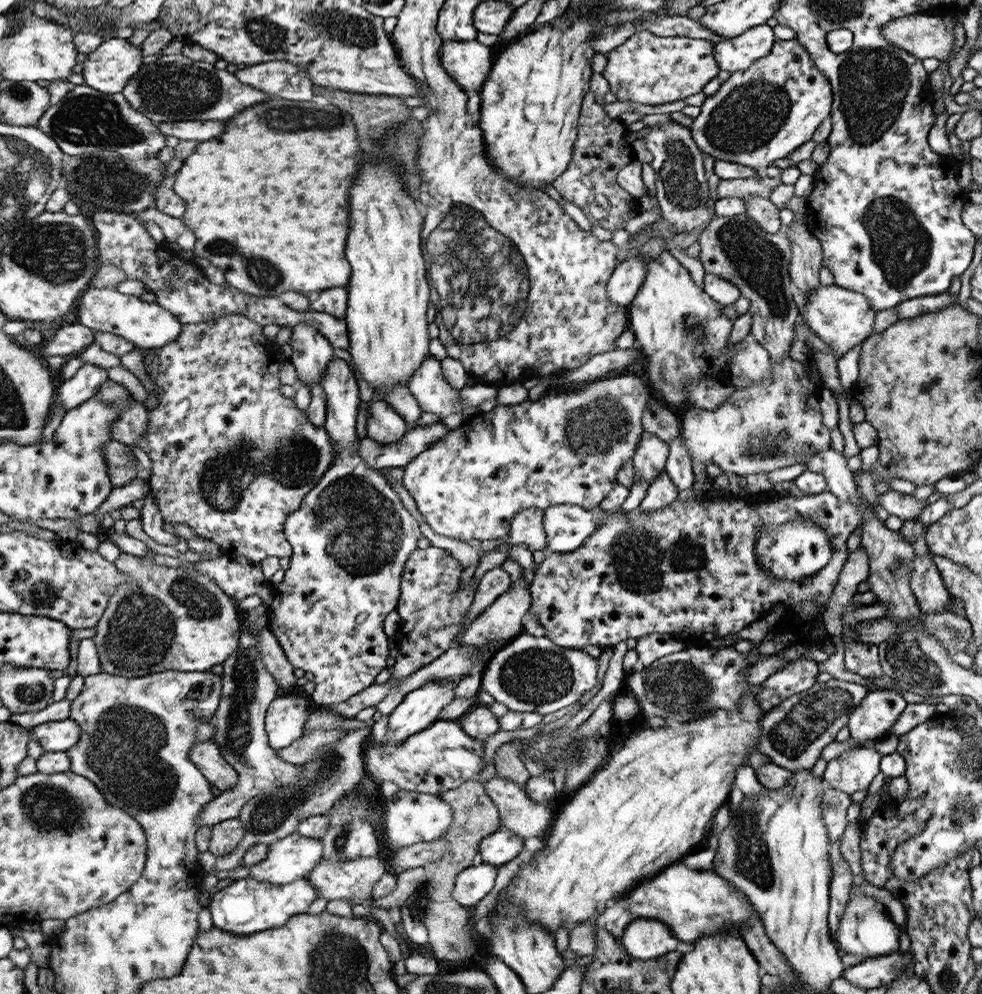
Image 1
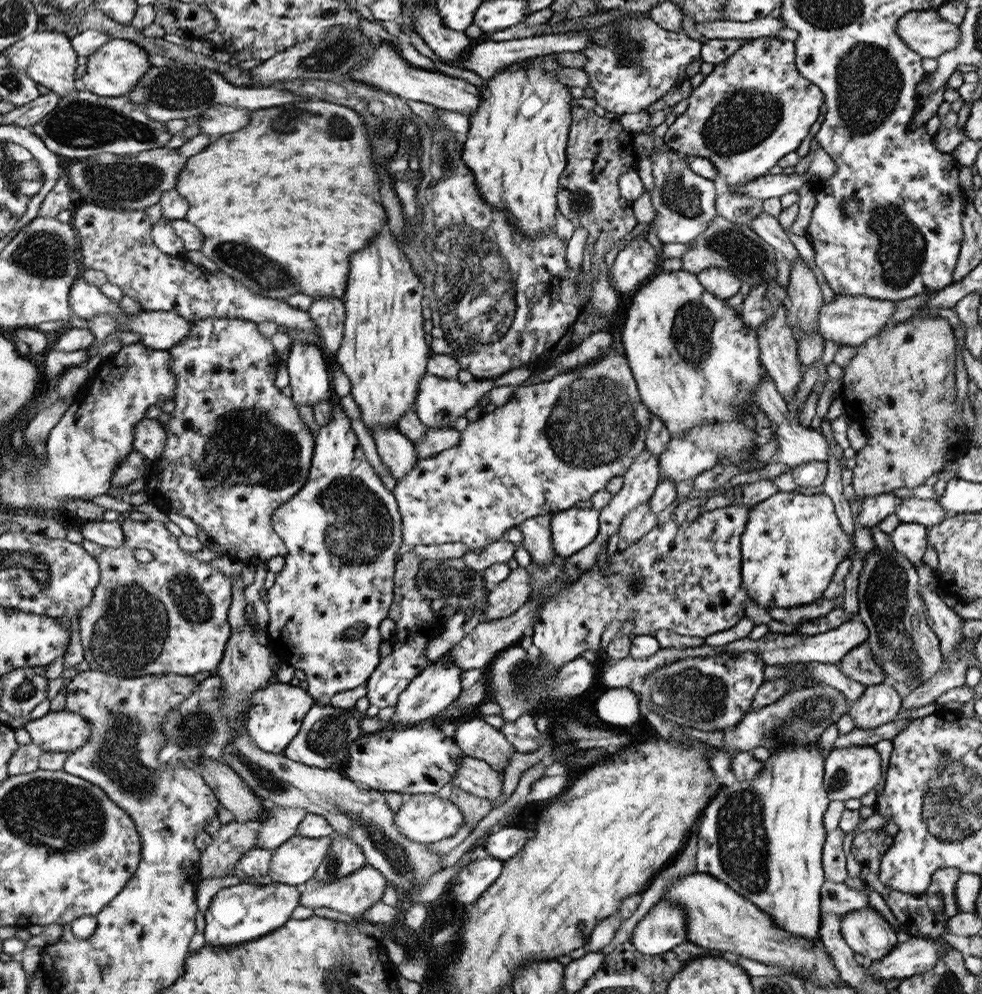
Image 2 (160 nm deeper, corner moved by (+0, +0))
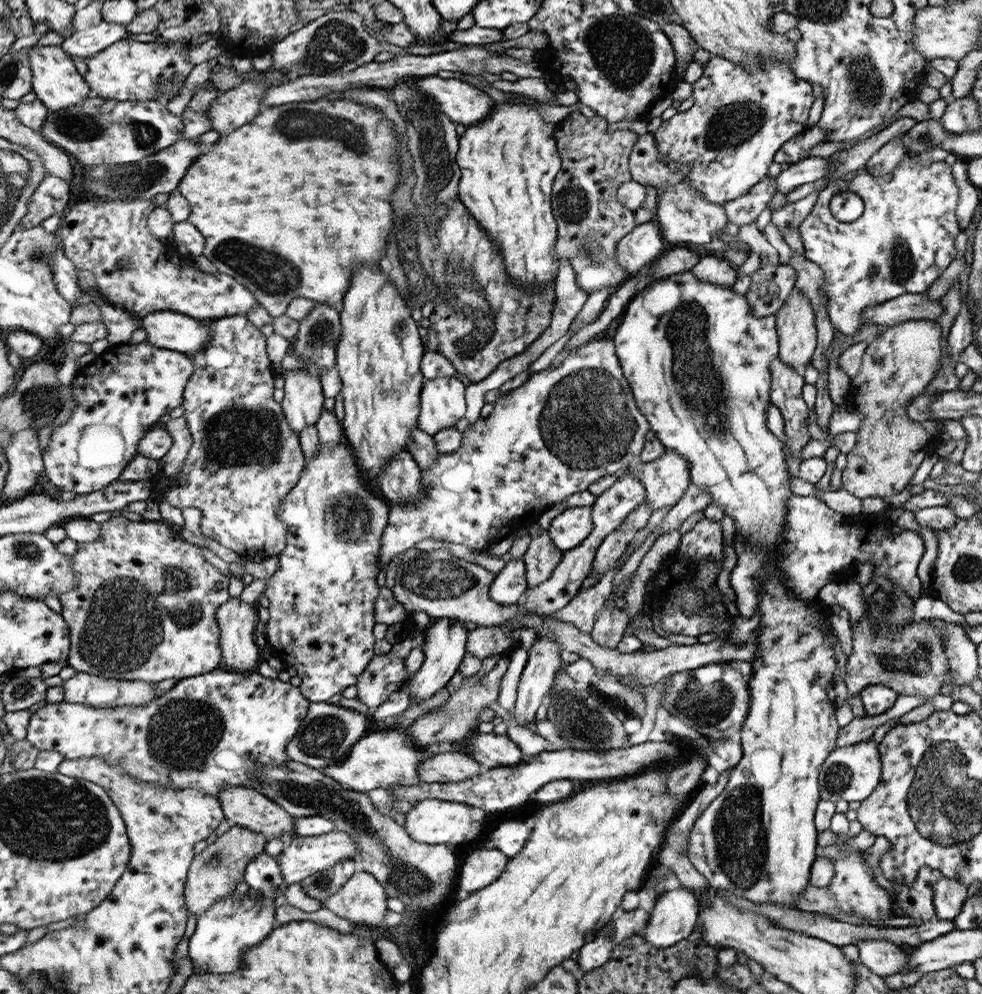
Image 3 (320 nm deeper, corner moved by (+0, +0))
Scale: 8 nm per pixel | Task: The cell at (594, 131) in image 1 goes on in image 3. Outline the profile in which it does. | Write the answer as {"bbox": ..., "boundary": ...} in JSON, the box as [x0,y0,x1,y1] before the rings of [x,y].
{"bbox":[553,111,639,294],"boundary":[[[572,111],[567,117],[556,124],[554,139],[558,141],[558,155],[561,156],[562,168],[553,182],[553,213],[557,221],[557,244],[556,254],[558,260],[569,260],[576,273],[576,285],[582,291],[591,294],[602,288],[617,288],[628,279],[624,267],[618,268],[616,262],[616,242],[626,234],[632,232],[636,226],[634,222],[634,210],[624,206],[617,198],[617,190],[622,184],[632,179],[629,170],[629,158],[633,153],[633,147],[637,145],[639,134],[631,130],[614,130],[610,132],[610,124],[602,117],[582,116],[580,111]]]}

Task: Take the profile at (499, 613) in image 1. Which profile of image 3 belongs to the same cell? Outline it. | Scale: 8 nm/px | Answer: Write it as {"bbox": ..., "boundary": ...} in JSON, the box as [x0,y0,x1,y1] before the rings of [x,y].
{"bbox":[489,559,528,605],"boundary":[[[512,559],[494,577],[489,588],[492,600],[503,605],[516,604],[528,589],[526,568],[523,559]]]}

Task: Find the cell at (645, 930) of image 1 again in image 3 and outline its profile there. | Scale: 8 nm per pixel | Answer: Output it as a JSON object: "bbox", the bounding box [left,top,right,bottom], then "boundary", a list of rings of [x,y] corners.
{"bbox":[642,886,701,946],"boundary":[[[678,886],[662,893],[652,905],[642,936],[654,946],[674,946],[698,928],[701,907],[692,890]]]}

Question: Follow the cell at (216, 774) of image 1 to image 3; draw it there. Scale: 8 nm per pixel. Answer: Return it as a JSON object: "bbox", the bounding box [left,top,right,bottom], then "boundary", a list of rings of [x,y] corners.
{"bbox":[218,784,295,838],"boundary":[[[227,784],[225,788],[219,790],[218,796],[222,806],[225,809],[225,818],[231,825],[244,826],[248,830],[253,830],[260,834],[264,834],[267,838],[284,838],[288,834],[295,834],[295,818],[285,809],[275,803],[273,799],[262,795],[252,788],[242,785],[230,786]]]}

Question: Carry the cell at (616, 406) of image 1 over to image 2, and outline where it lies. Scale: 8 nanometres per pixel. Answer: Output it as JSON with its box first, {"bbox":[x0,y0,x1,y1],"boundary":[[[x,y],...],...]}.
{"bbox":[394,347,651,553],"boundary":[[[612,347],[596,360],[571,371],[564,371],[549,381],[540,382],[537,385],[520,385],[504,405],[497,406],[492,412],[483,412],[478,420],[469,421],[467,427],[461,431],[461,442],[458,445],[430,458],[418,460],[417,466],[398,481],[394,488],[394,495],[397,496],[398,506],[404,516],[404,544],[416,547],[464,542],[468,545],[468,549],[478,553],[484,551],[493,542],[500,540],[506,531],[520,527],[522,522],[530,518],[568,510],[580,501],[590,500],[596,493],[605,490],[611,478],[623,476],[628,472],[629,466],[645,450],[645,438],[648,436],[651,421],[651,412],[649,407],[642,402],[628,359]]]}

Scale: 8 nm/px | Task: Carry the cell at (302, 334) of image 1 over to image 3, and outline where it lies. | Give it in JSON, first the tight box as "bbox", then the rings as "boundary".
{"bbox":[282,368,328,433],"boundary":[[[303,368],[285,371],[284,376],[282,406],[289,425],[299,433],[318,420],[328,393],[322,390],[321,379]]]}

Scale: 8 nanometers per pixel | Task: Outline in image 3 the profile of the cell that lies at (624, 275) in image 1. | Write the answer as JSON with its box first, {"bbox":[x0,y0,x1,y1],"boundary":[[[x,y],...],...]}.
{"bbox":[618,220,666,279],"boundary":[[[656,220],[644,222],[633,232],[618,241],[618,258],[628,279],[638,274],[640,268],[653,264],[666,251],[661,228]]]}

